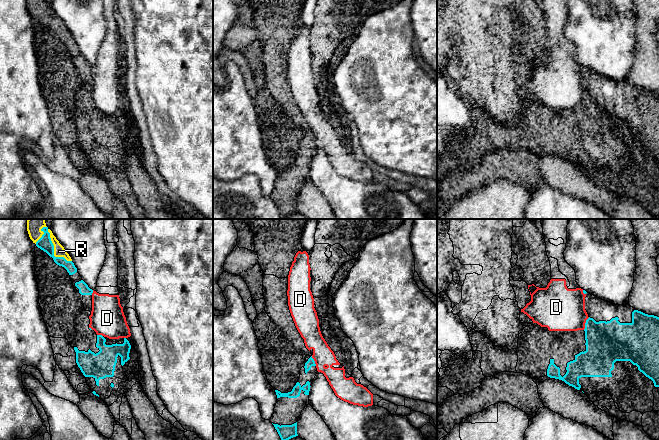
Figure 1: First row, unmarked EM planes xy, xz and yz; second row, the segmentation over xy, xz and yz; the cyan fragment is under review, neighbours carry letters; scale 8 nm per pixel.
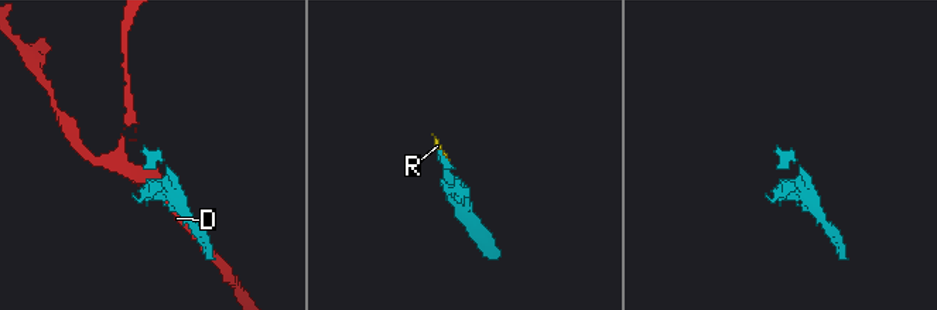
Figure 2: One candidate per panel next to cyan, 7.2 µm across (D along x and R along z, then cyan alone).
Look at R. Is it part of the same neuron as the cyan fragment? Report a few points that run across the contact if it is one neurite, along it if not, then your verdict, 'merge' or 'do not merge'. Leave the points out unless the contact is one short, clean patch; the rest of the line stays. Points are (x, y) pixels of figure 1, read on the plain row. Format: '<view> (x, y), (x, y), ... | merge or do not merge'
merge

